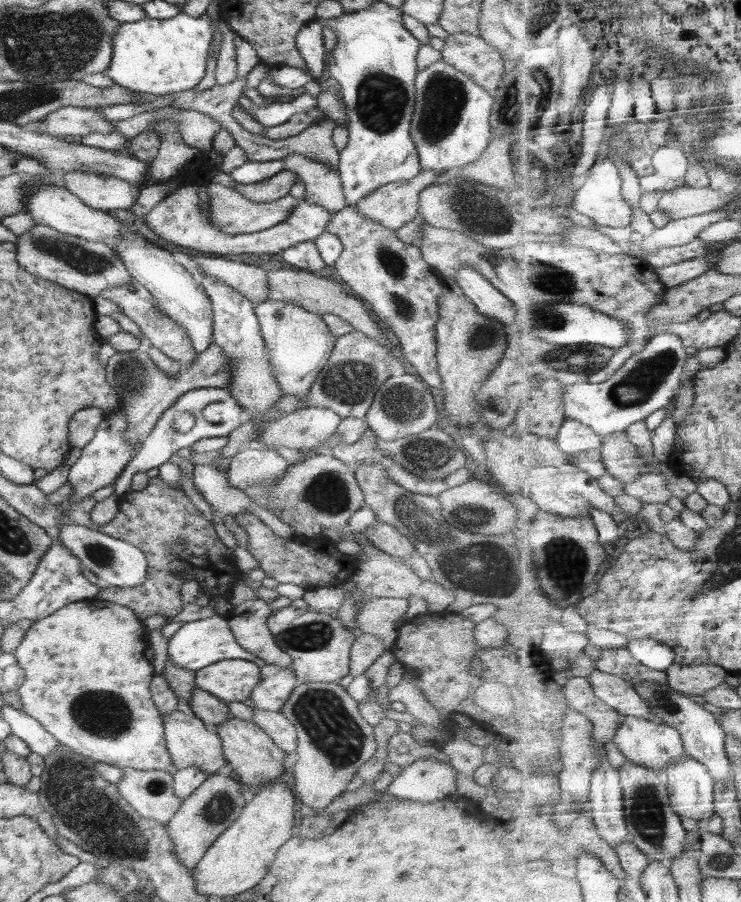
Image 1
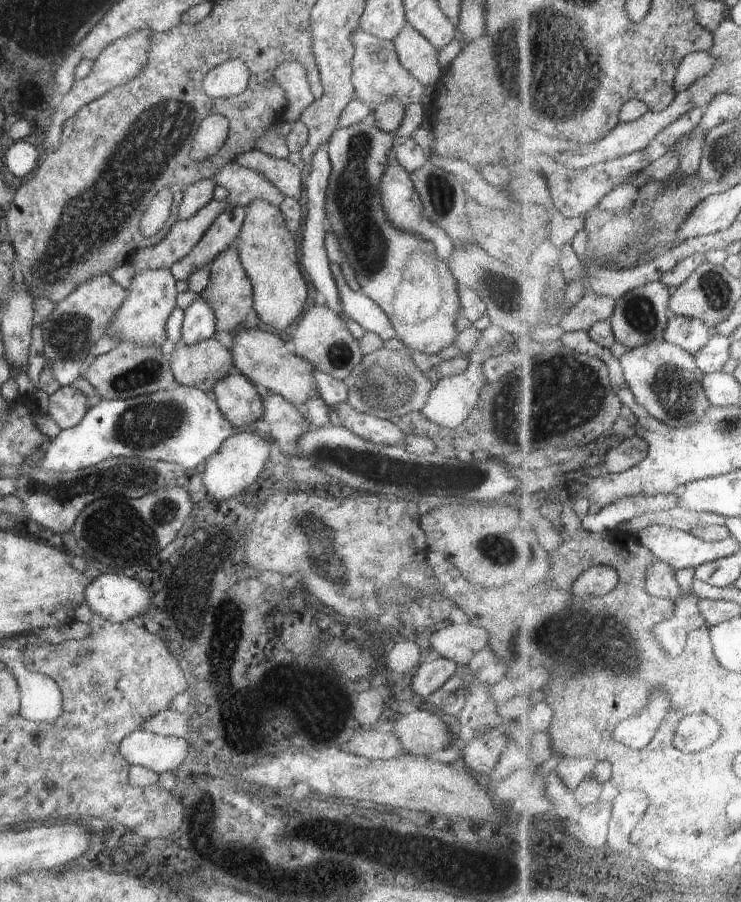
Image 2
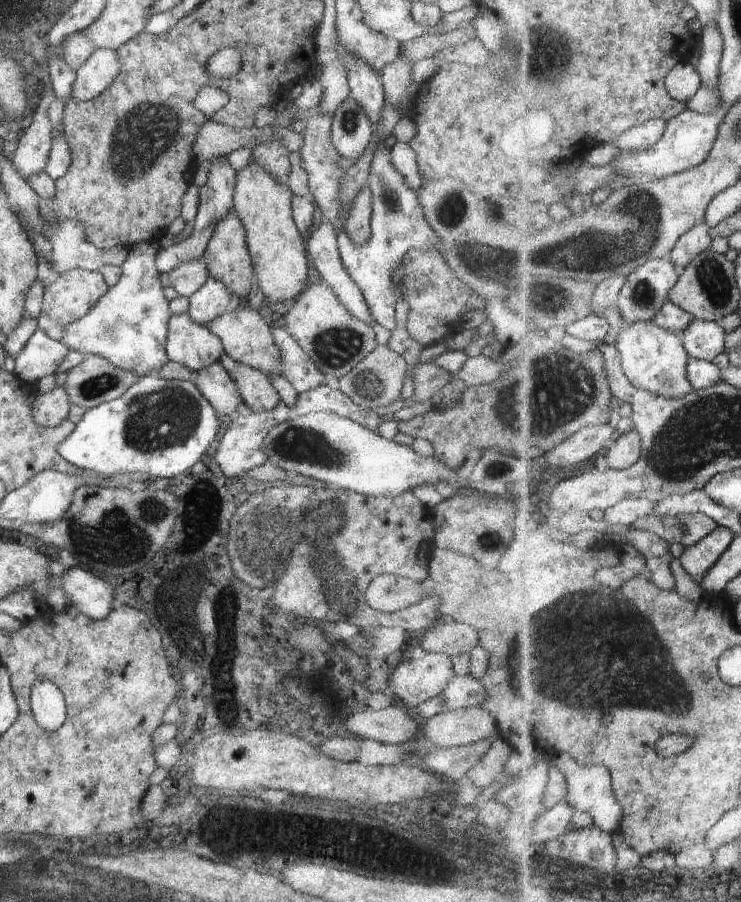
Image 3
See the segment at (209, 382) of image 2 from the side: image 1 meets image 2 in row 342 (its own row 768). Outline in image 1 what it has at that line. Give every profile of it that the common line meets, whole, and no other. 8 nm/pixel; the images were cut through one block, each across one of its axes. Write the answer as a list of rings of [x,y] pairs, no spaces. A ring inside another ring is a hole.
[[[179,707],[174,712],[161,712],[166,746],[173,765],[177,770],[195,766],[206,774],[216,774],[227,760],[224,756],[222,741],[217,734],[206,730],[204,721],[189,710]]]

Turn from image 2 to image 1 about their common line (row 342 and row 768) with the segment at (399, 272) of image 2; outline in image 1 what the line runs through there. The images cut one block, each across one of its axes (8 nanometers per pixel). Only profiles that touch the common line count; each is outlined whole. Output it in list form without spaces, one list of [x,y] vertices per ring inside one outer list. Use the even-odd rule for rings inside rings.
[[[422,757],[404,767],[386,792],[399,799],[423,803],[458,797],[456,773],[457,770],[449,763]]]

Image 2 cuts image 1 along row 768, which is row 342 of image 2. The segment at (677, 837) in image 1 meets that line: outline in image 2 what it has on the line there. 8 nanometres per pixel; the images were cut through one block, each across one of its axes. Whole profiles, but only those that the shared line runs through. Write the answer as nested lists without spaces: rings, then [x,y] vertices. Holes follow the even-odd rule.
[[[662,280],[633,289],[616,300],[617,309],[610,321],[613,324],[617,340],[625,344],[628,350],[640,349],[654,341],[664,341],[665,332],[672,320],[671,296],[669,286]]]

